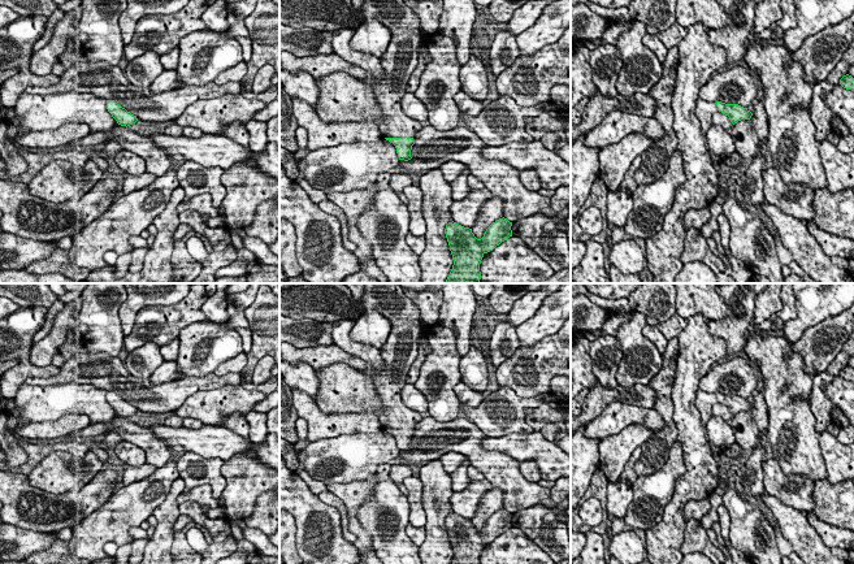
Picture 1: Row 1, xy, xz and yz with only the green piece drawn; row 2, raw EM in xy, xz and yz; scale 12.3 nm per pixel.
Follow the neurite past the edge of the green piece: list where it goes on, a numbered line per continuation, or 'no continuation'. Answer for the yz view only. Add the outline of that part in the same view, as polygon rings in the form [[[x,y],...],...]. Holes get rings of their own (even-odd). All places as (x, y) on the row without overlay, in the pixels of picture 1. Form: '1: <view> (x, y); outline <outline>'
1: yz (705, 402); outline [[[702,390],[697,391],[695,407],[699,409],[702,425],[706,426],[707,421],[712,416],[712,407],[718,403],[715,394],[705,392]]]

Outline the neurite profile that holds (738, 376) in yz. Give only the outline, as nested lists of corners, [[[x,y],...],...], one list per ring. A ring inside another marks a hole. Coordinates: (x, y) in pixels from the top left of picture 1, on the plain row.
[[[741,352],[737,357],[711,368],[699,379],[699,390],[710,394],[721,392],[747,399],[757,390],[758,368]]]

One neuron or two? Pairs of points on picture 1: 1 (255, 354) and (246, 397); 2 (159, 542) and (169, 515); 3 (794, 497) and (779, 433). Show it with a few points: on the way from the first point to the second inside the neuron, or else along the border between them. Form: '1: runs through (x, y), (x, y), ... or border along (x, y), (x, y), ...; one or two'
1: border along (239, 385), (243, 389); two
2: runs through (164, 536), (165, 521); one
3: border along (774, 458), (787, 474), (807, 474), (815, 482); two

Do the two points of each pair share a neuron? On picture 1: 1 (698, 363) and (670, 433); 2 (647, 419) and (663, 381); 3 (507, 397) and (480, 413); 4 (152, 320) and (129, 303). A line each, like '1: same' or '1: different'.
1: different
2: different
3: same
4: different

